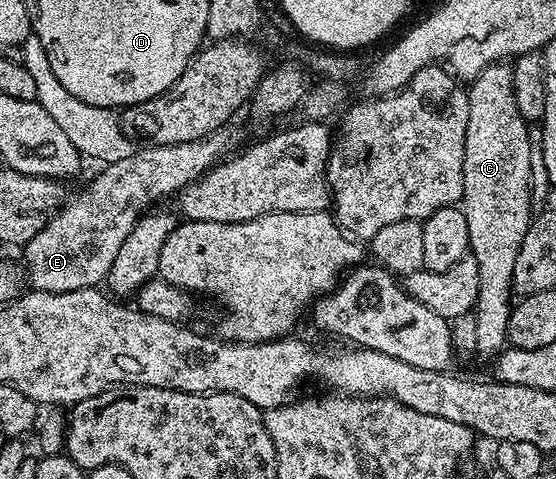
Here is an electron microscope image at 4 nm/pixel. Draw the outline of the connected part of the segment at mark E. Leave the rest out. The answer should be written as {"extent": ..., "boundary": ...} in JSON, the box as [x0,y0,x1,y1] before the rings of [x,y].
{"extent":[23,124,243,292],"boundary":[[[228,124],[215,129],[204,138],[198,138],[197,141],[147,146],[143,148],[145,150],[132,153],[124,160],[106,163],[79,198],[68,201],[45,228],[27,245],[24,245],[23,264],[30,287],[34,290],[61,292],[92,289],[104,283],[119,249],[143,214],[152,209],[155,202],[171,194],[173,196],[180,193],[189,183],[195,182],[201,175],[207,173],[212,166],[221,162],[230,153],[229,149],[231,152],[236,151],[242,138],[243,134],[235,127],[235,124]]]}

